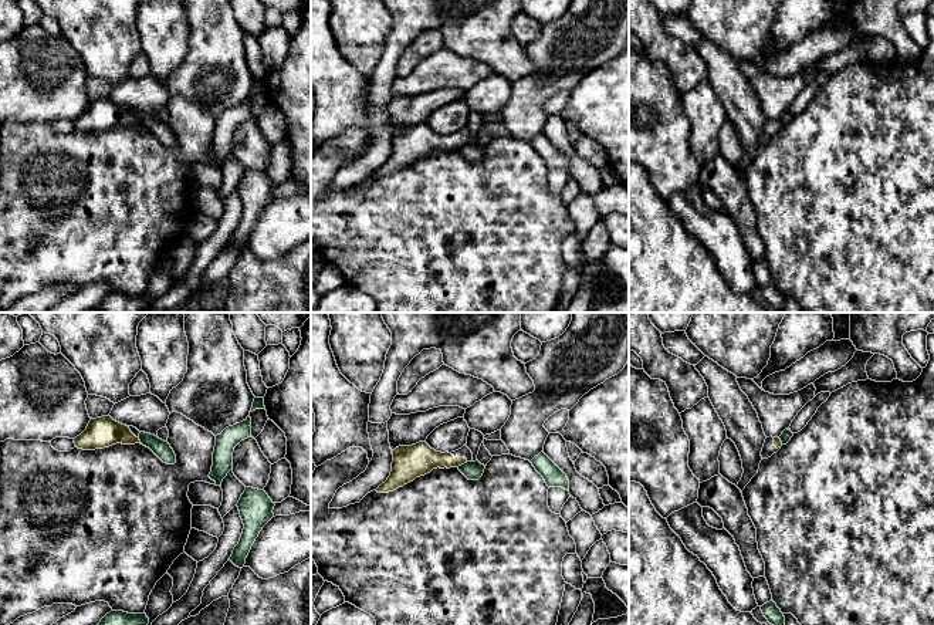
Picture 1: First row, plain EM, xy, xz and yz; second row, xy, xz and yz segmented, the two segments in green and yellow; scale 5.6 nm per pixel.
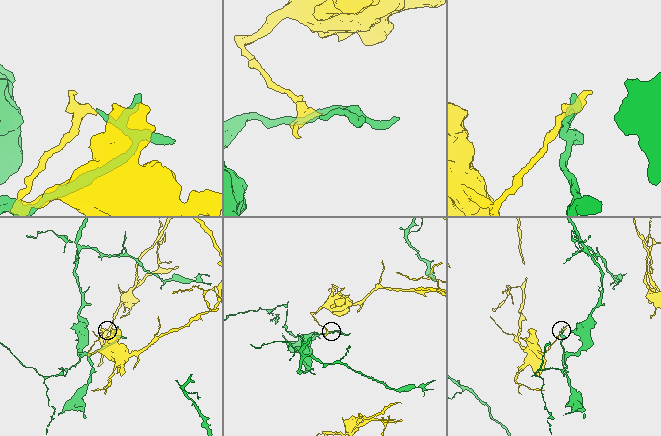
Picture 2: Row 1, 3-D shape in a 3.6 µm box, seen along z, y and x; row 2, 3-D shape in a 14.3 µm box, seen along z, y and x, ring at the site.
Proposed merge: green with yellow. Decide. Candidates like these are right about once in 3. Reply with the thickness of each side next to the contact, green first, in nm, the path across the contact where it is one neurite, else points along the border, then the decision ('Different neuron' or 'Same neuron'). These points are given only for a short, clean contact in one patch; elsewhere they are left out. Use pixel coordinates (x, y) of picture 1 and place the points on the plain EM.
Thickness 110 nm (green) against 180 nm. Boundary: xz (467, 144), (457, 148). Different neuron

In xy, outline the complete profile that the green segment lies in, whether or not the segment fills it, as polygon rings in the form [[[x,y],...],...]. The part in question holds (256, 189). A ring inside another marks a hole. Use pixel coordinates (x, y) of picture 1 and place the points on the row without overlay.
[[[246,169],[237,185],[244,210],[238,226],[234,229],[233,236],[229,240],[236,249],[244,249],[251,227],[263,209],[274,199],[274,188],[275,185],[264,172]]]

